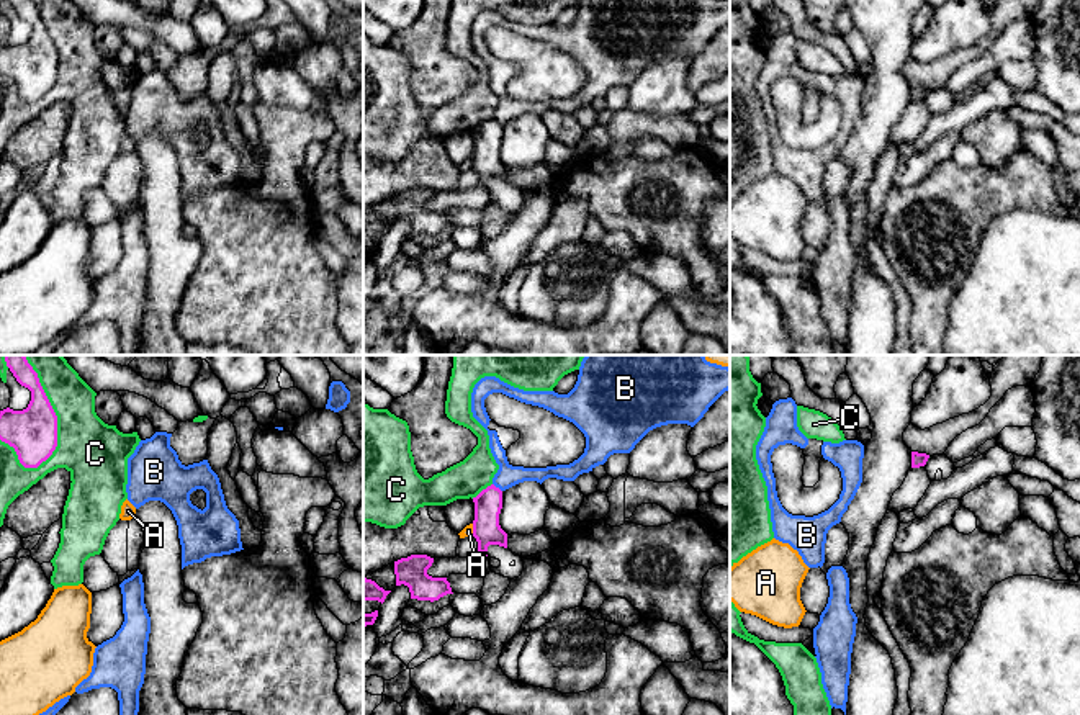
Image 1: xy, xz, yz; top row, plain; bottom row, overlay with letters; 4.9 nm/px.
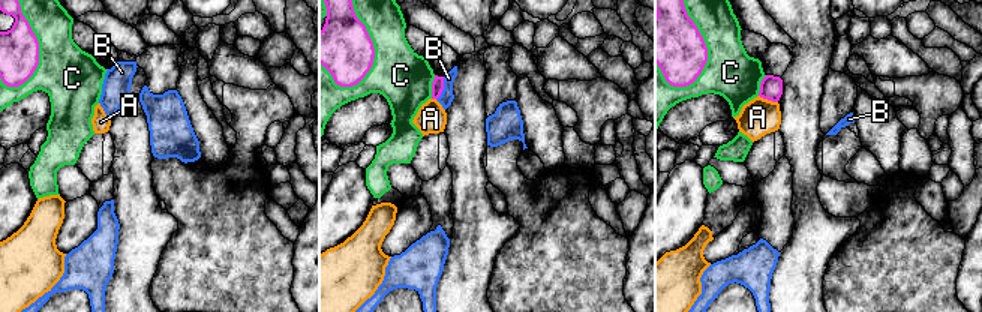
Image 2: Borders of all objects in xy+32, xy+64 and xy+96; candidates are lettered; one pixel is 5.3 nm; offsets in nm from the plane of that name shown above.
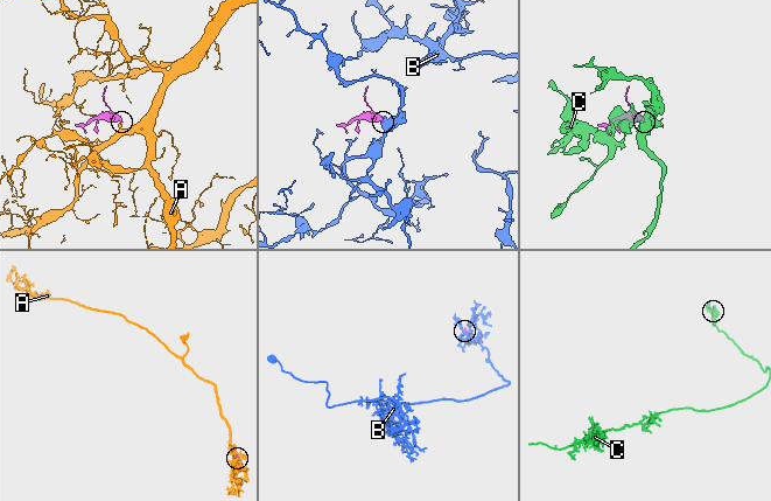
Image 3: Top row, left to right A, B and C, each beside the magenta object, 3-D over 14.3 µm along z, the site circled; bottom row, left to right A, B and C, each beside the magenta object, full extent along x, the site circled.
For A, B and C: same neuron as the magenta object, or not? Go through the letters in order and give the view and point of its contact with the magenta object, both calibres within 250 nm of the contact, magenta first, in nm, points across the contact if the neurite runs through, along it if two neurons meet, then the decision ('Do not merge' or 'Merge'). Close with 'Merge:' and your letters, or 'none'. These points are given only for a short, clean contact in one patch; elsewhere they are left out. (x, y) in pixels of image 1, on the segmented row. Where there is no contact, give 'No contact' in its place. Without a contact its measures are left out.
A: Touches magenta at xz (473, 529). Thickness 140 nm (magenta) against 50 nm. Boundary: xz (472, 524), (473, 534). Do not merge
B: Touches magenta at xz (498, 488). Thickness 140 nm (magenta) against 110 nm. Boundary: xz (493, 483), (501, 491). Do not merge
C: Touches magenta at xy (54, 413). Thickness 240 nm (magenta) against 300 nm. Do not merge
Merge: none

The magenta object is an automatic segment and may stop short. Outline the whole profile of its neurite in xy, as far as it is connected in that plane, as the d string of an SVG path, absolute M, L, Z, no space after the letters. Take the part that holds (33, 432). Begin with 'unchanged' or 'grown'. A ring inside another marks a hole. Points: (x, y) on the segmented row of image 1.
unchanged | M5 355L16 381L31 391L26 409L0 411L0 440L15 448L25 468L38 468L57 447L57 416L25 355Z

